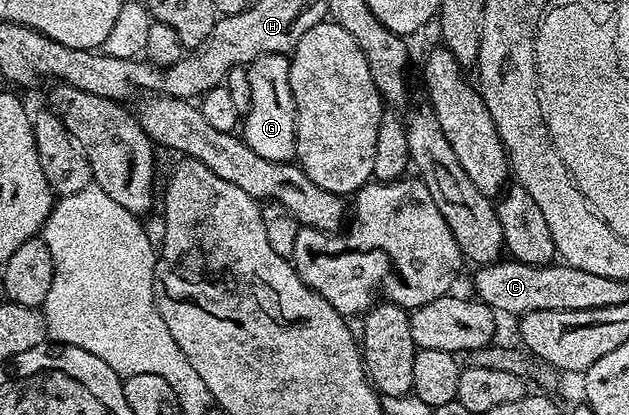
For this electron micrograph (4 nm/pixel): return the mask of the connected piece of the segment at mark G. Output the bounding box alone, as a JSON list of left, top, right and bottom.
[242,55,296,162]

